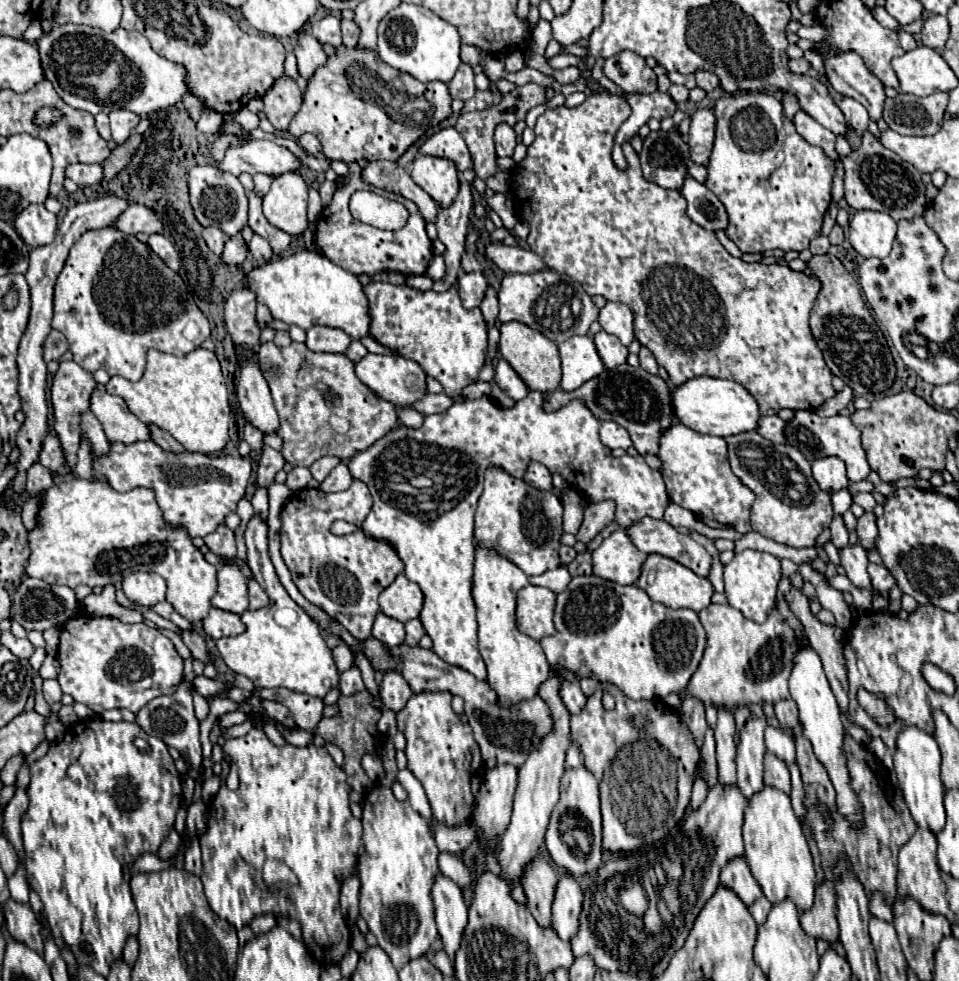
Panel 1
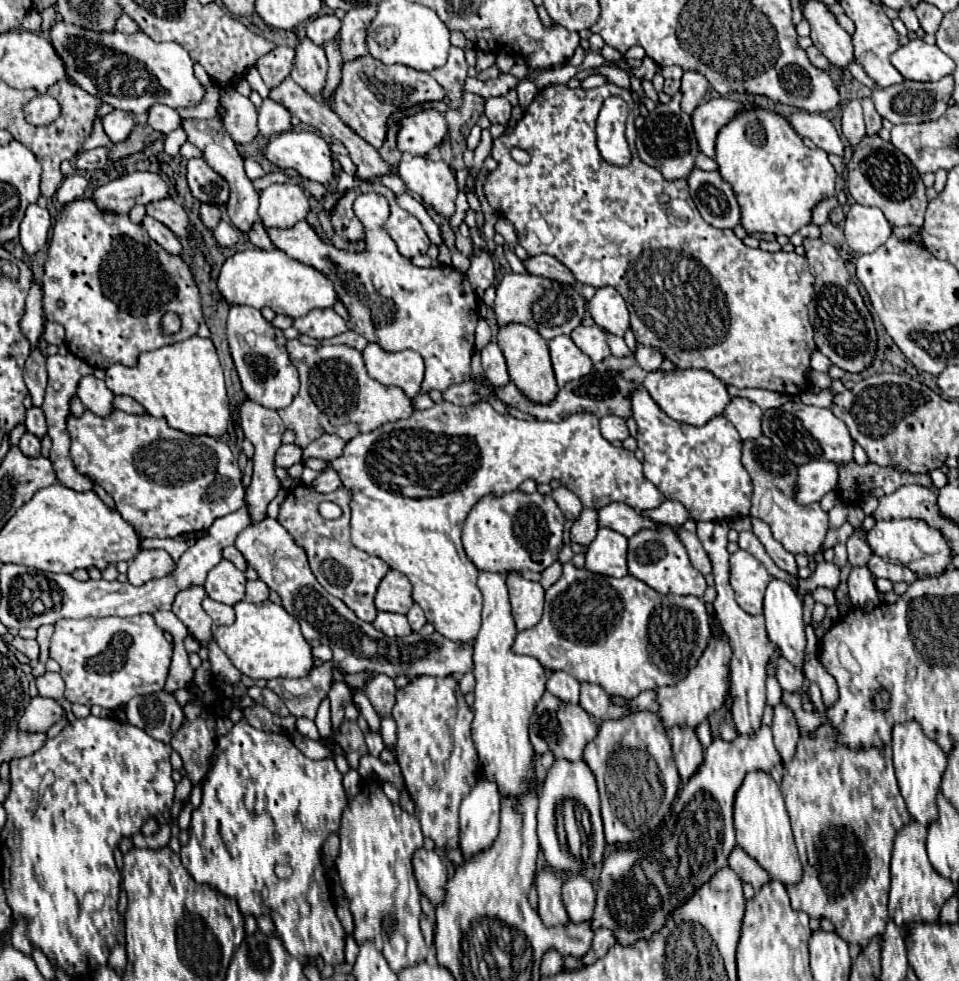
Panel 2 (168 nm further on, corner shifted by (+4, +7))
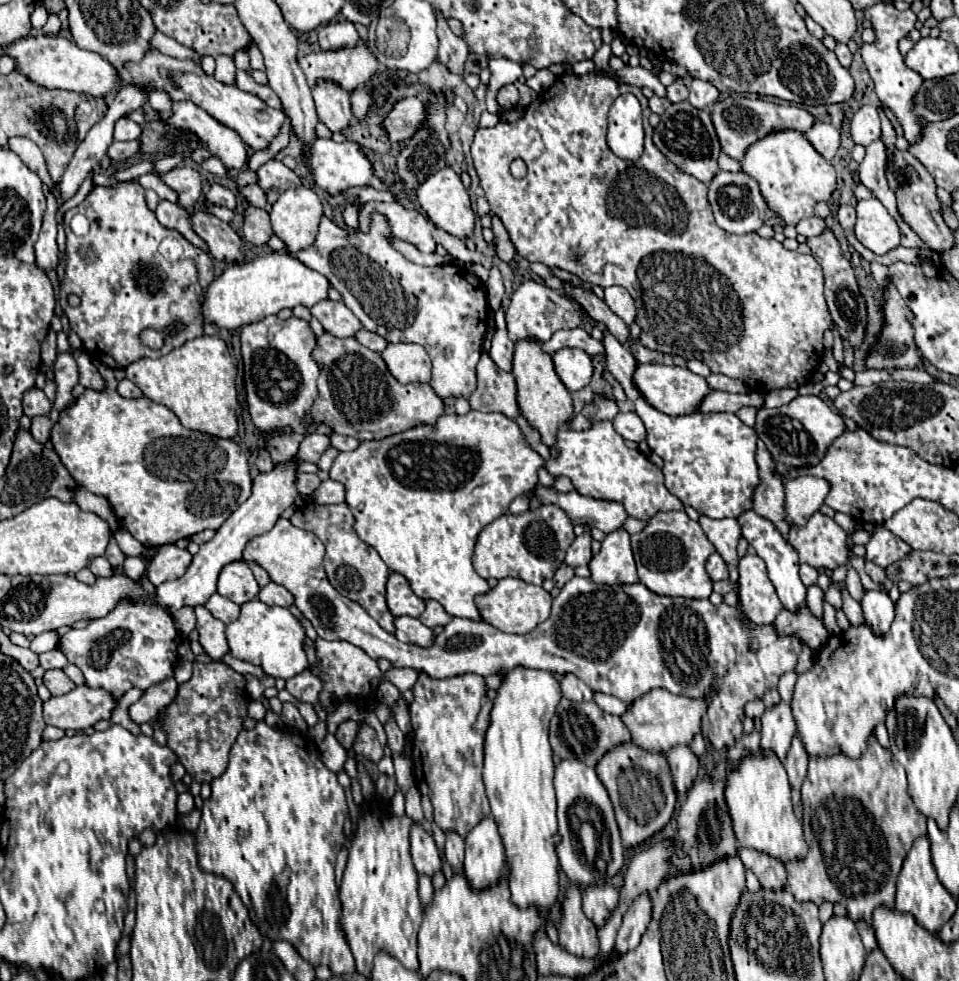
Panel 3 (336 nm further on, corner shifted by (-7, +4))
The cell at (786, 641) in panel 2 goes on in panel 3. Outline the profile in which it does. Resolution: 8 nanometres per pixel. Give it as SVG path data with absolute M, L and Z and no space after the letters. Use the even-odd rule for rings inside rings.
M747 510L743 512L743 516L737 518L739 526L741 526L741 534L743 538L757 550L757 556L763 558L763 562L767 564L767 572L769 572L769 578L783 602L785 608L797 608L803 600L805 600L805 586L799 578L799 556L795 552L795 548L791 548L791 544L787 542L787 538L775 528L775 524L771 524L771 520L763 520L763 516L759 516L755 510Z

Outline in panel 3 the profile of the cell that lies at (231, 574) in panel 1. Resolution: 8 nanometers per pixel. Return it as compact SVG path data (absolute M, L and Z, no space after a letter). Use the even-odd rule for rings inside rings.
M237 560L223 566L217 582L217 592L231 598L235 604L245 604L257 596L259 584L247 562Z

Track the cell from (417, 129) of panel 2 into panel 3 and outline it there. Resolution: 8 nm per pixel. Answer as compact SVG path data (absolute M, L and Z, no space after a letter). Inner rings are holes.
M401 98L383 120L383 130L391 142L405 142L425 120L425 104L419 98Z

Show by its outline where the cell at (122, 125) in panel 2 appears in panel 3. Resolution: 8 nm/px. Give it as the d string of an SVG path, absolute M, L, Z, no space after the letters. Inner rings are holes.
M123 116L123 120L117 120L115 122L115 132L113 132L113 138L115 140L137 140L141 134L141 126L135 124L133 120L129 120L127 116Z

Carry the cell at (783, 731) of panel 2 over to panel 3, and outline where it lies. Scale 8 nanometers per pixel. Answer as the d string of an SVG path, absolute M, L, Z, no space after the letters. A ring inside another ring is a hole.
M795 736L793 744L791 744L789 752L787 752L787 758L783 762L783 766L785 766L787 774L789 774L791 788L801 788L801 784L803 784L803 780L807 776L807 760L809 760L809 756L807 756L801 740L799 740L799 736Z

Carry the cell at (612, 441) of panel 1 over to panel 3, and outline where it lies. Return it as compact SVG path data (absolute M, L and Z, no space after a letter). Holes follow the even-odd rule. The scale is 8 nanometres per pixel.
M619 412L613 420L615 430L625 438L625 440L633 440L633 442L643 442L647 438L647 430L643 420L635 414L635 412Z

